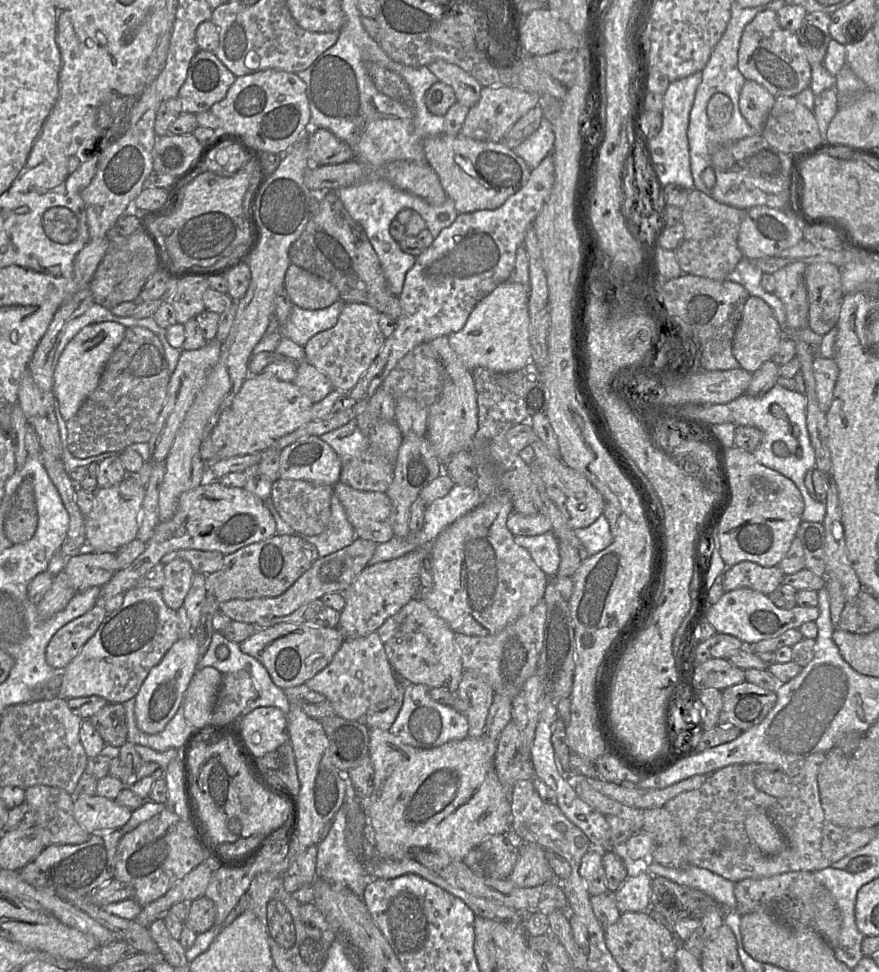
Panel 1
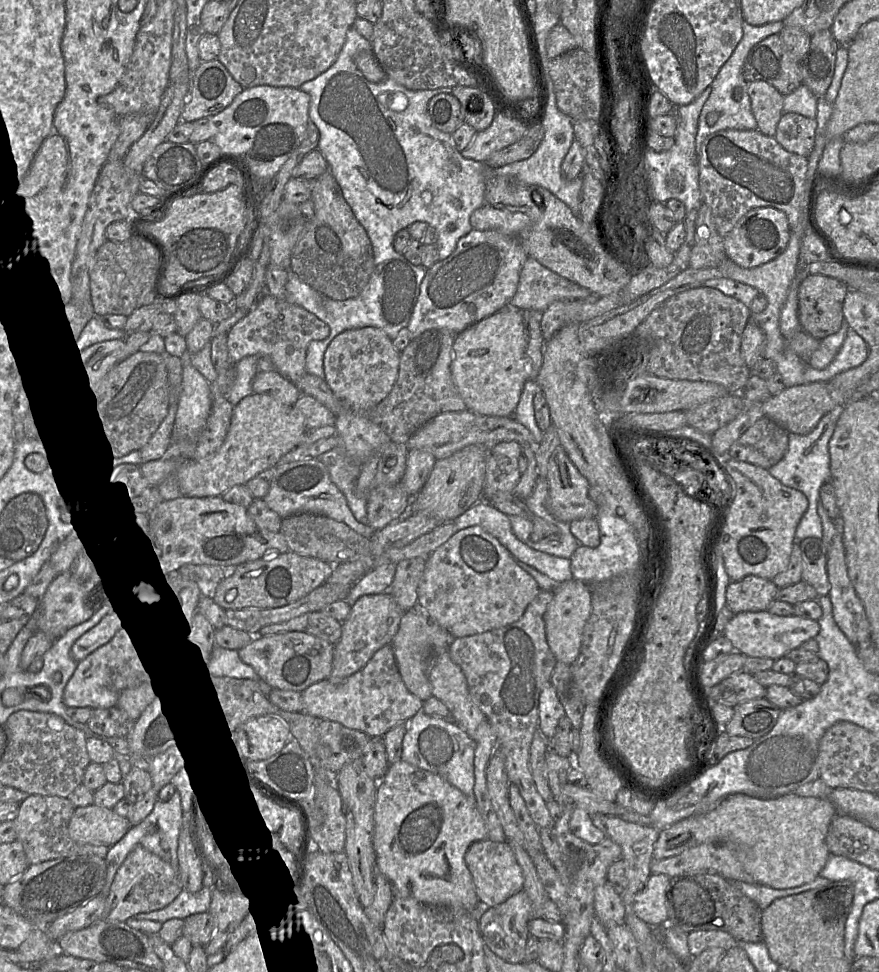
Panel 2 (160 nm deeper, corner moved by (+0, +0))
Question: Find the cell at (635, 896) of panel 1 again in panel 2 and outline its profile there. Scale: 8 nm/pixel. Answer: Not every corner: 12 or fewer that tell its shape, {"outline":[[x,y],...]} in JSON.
{"outline":[[650,875],[633,912],[651,927],[668,923],[667,875]]}

